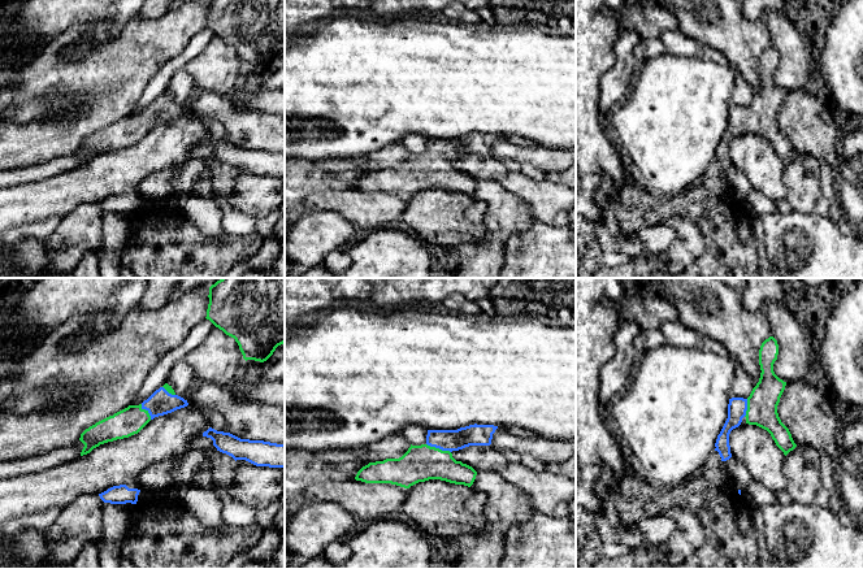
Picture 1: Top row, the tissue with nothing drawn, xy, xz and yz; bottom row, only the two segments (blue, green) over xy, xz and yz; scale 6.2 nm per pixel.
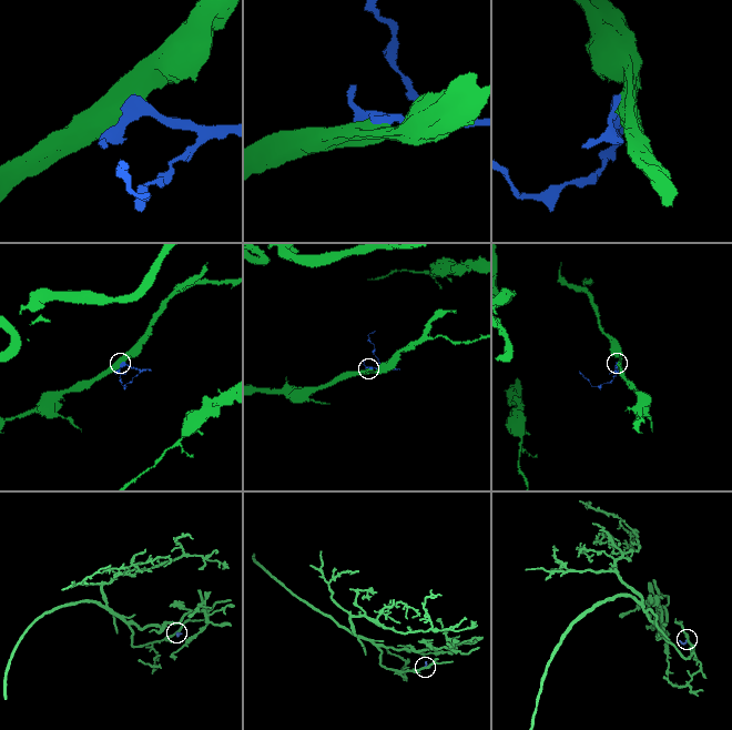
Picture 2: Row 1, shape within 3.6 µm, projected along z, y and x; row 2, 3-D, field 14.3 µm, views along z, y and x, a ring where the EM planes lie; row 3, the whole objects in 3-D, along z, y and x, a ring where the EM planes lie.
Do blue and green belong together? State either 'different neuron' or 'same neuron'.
same neuron

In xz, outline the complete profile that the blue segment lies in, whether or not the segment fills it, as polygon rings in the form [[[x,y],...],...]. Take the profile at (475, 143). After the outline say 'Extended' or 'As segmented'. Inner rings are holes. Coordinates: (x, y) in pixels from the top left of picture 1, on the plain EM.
[[[469,134],[457,139],[428,139],[426,152],[412,155],[399,168],[369,171],[355,188],[365,192],[391,192],[404,197],[429,188],[470,196],[477,181],[452,166],[452,160],[469,155],[490,155],[498,135]]]. Extended

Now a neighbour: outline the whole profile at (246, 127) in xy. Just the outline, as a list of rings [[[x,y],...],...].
[[[185,69],[173,74],[166,92],[175,104],[209,126],[221,123],[230,143],[240,148],[285,153],[285,116],[240,108],[221,94],[200,91]]]

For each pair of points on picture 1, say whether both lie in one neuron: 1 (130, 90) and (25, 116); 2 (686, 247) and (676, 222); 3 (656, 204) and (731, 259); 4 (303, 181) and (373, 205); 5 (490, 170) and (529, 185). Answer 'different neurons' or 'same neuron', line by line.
1: different neurons
2: same neuron
3: same neuron
4: same neuron
5: same neuron

